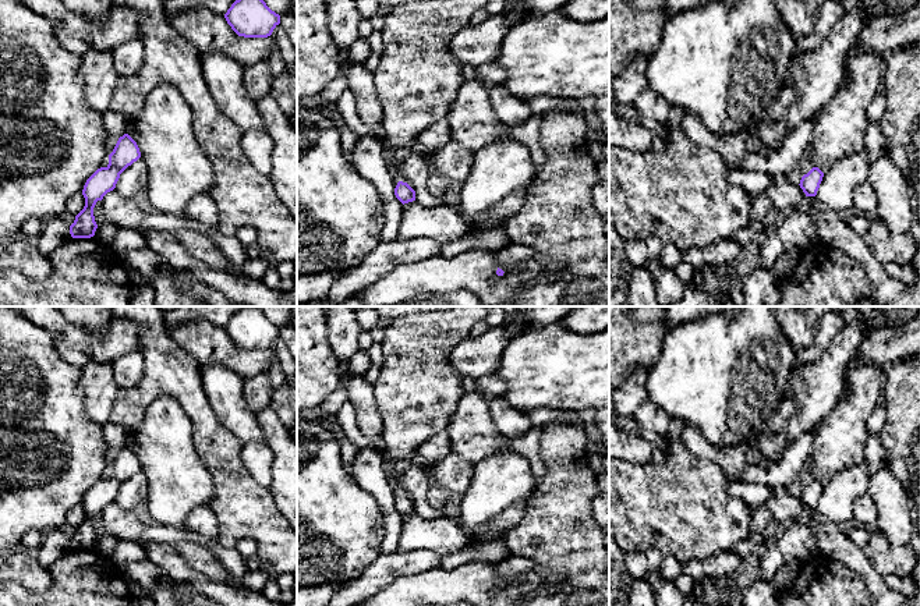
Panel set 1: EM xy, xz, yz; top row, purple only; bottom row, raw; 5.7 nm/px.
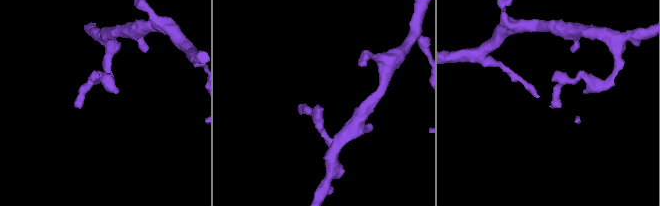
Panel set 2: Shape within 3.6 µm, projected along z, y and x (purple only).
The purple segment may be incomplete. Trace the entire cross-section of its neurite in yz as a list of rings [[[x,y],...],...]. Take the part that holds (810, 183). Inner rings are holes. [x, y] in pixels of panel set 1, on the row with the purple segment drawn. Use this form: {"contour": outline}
{"contour": [[[813,167],[807,174],[800,180],[800,188],[806,196],[815,196],[822,181],[824,173],[818,167]]]}

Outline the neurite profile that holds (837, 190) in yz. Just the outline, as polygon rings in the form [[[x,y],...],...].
[[[866,148],[839,159],[824,173],[815,198],[835,212],[854,209],[854,189],[867,182],[871,164]]]

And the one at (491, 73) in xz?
[[[495,61],[478,65],[475,67],[475,70],[477,70],[477,79],[486,85],[489,84],[502,85],[507,79],[507,72]]]

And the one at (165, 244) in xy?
[[[148,231],[145,234],[146,245],[158,252],[169,266],[176,270],[190,270],[195,266],[195,258],[166,231]]]

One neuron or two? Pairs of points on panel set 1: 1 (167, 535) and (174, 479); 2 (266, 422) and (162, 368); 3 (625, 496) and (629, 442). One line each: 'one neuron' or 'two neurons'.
1: two neurons
2: two neurons
3: two neurons

